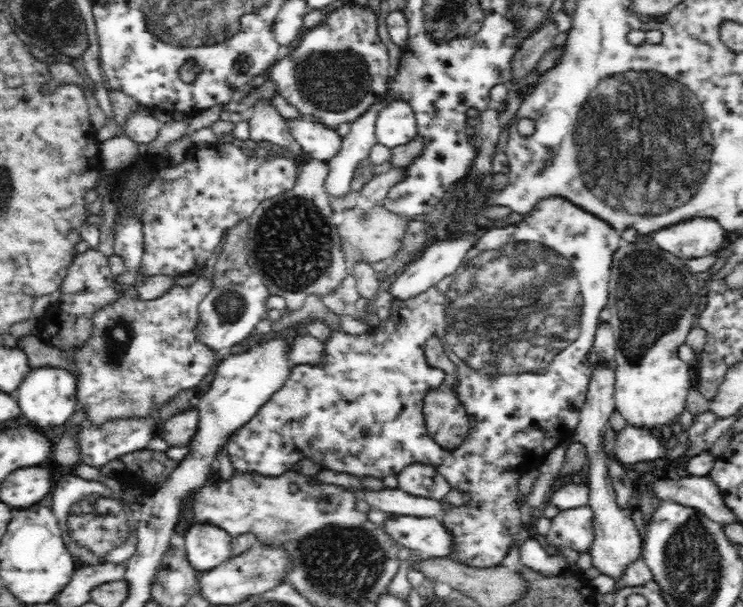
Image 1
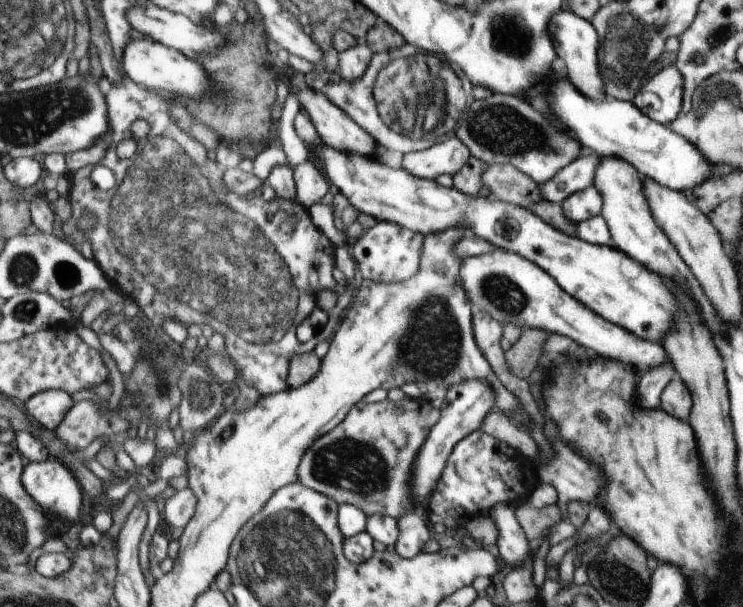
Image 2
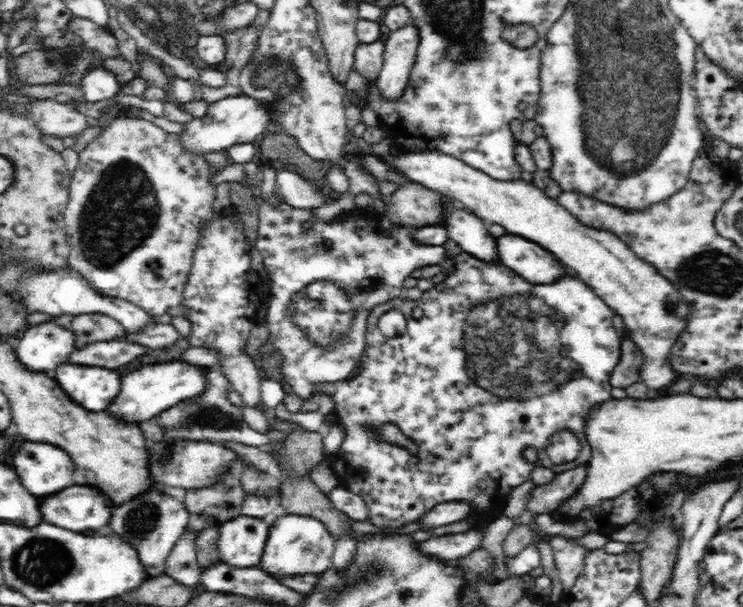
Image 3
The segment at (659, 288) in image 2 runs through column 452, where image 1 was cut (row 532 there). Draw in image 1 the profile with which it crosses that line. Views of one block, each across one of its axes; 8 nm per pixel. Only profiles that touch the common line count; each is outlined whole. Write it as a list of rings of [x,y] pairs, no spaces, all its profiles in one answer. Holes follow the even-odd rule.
[[[201,524],[188,528],[182,538],[187,563],[198,572],[210,571],[231,557],[232,536],[216,525]]]

